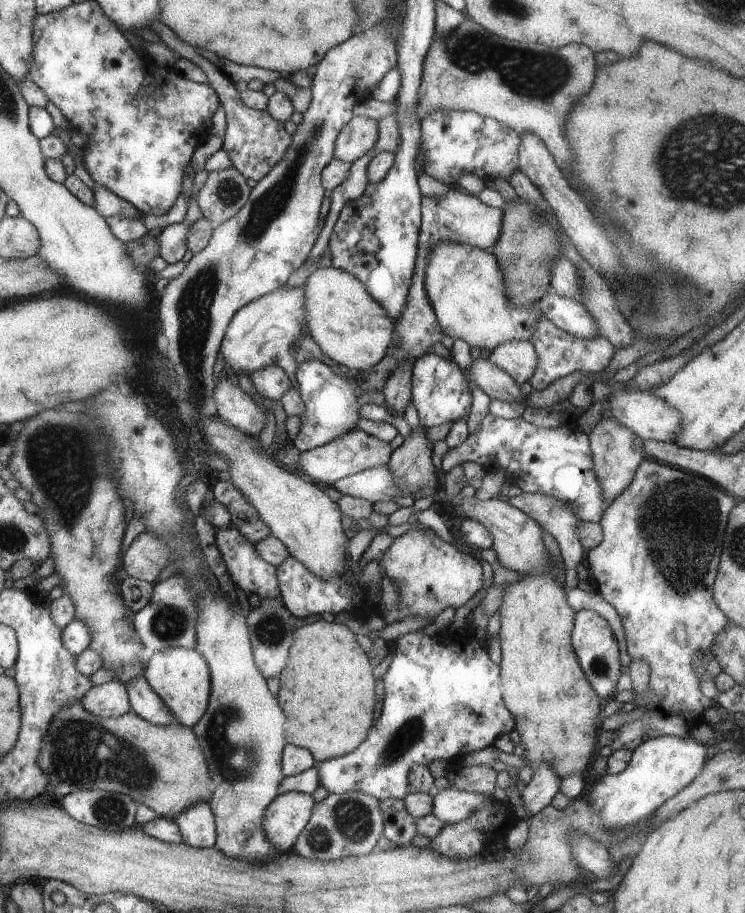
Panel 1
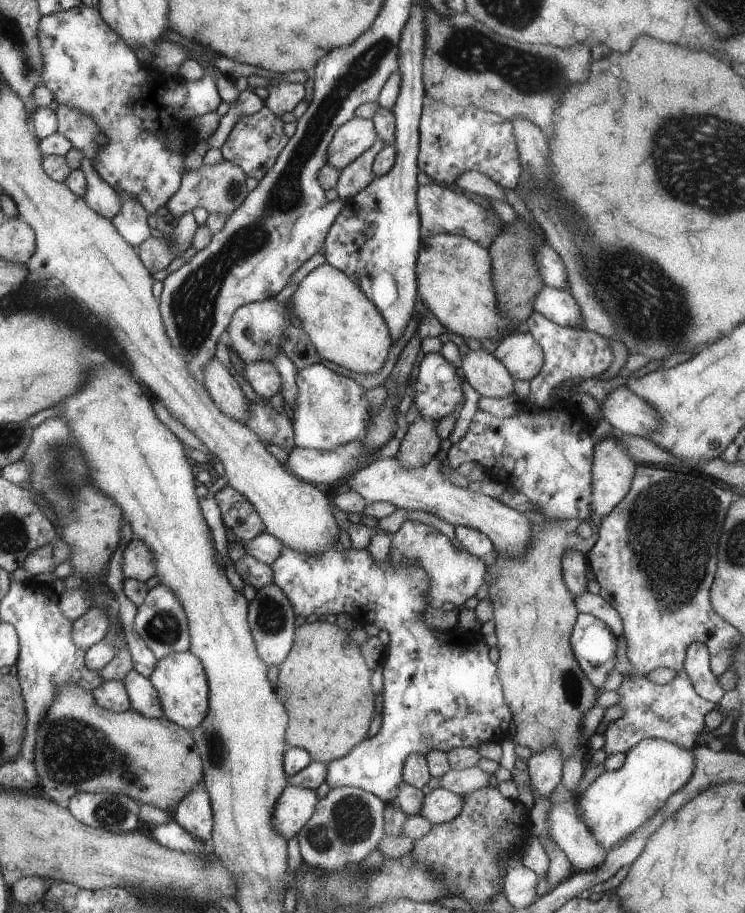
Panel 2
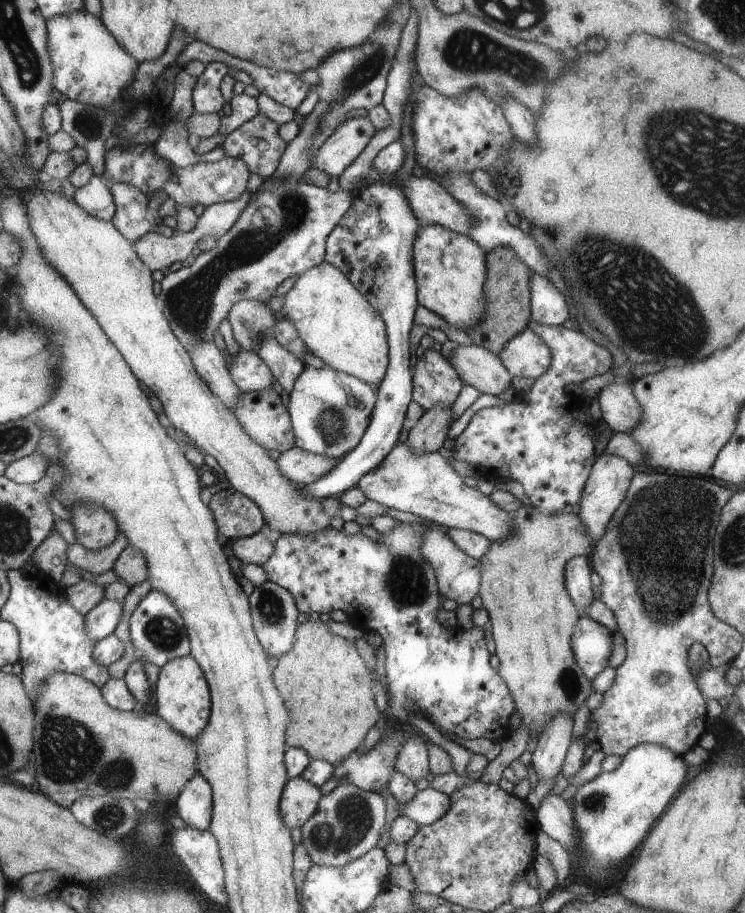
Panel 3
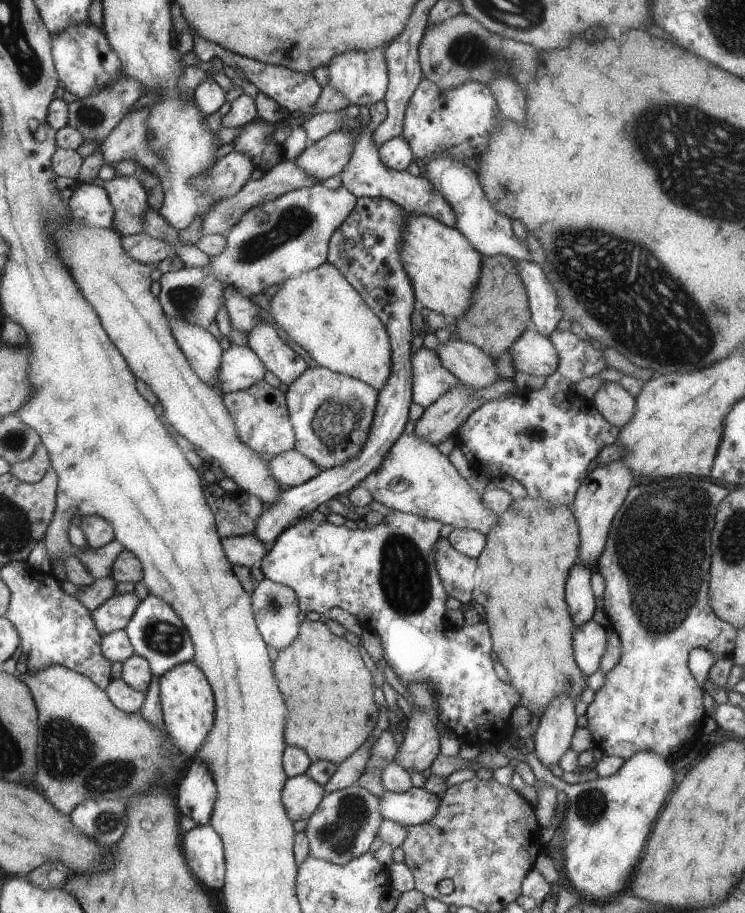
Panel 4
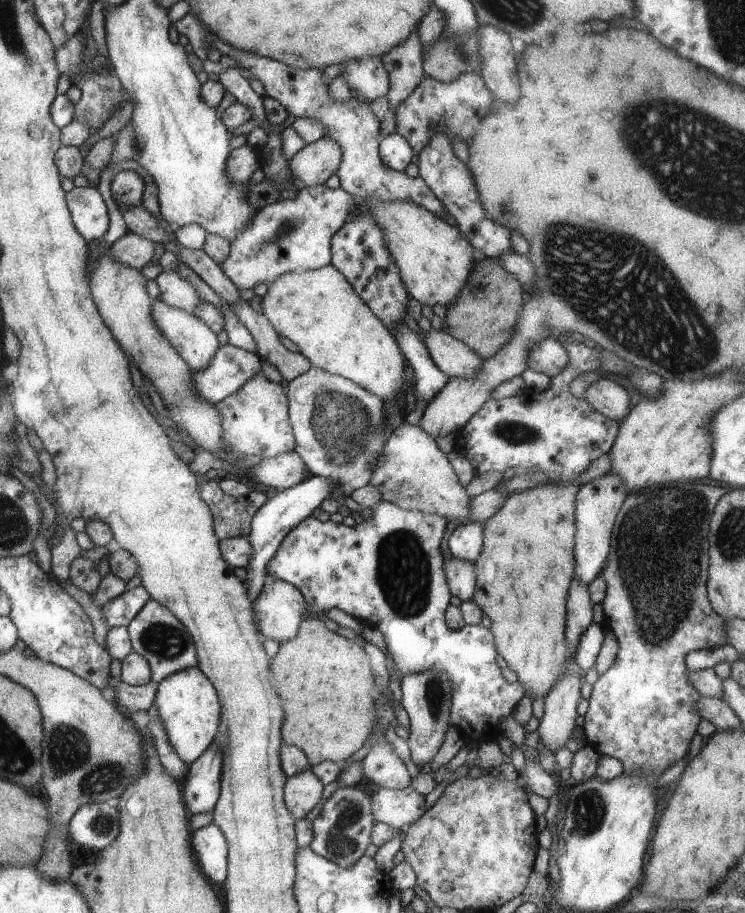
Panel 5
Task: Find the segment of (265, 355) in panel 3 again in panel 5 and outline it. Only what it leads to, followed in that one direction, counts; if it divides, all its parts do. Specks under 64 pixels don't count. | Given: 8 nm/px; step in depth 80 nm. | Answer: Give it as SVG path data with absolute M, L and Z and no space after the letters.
M241 298L234 314L253 336L256 343L255 353L268 364L272 364L280 372L284 382L288 383L310 370L311 362L302 353L286 349L272 323L262 312L253 310L248 301Z

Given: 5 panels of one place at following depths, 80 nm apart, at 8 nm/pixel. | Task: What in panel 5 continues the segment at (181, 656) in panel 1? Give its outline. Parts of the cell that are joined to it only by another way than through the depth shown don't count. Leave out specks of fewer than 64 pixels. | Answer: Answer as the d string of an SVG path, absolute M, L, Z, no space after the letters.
M198 666L179 670L163 678L159 682L155 702L170 744L186 765L190 765L196 757L207 752L219 732L222 703L211 679Z

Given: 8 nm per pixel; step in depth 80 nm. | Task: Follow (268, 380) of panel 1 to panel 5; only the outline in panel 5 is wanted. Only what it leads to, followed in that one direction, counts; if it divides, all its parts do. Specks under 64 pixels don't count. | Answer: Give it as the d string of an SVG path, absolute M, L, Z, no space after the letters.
M227 343L216 351L204 369L192 371L193 385L201 397L218 404L260 373L261 361L256 353Z

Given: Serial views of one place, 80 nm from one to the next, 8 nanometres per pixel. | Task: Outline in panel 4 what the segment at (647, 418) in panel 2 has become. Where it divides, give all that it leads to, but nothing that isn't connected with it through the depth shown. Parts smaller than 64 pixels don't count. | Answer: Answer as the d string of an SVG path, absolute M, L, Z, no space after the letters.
M604 381L592 400L596 410L600 411L612 426L624 428L636 412L635 398L620 383Z

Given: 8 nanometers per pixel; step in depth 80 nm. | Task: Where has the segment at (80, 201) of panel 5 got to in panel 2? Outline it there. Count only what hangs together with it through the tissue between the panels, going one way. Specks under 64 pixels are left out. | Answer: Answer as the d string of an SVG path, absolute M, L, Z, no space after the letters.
M82 157L79 169L87 180L87 191L83 199L88 206L104 218L111 219L116 216L121 209L121 196L107 182L104 182L103 178L100 178L88 157Z

